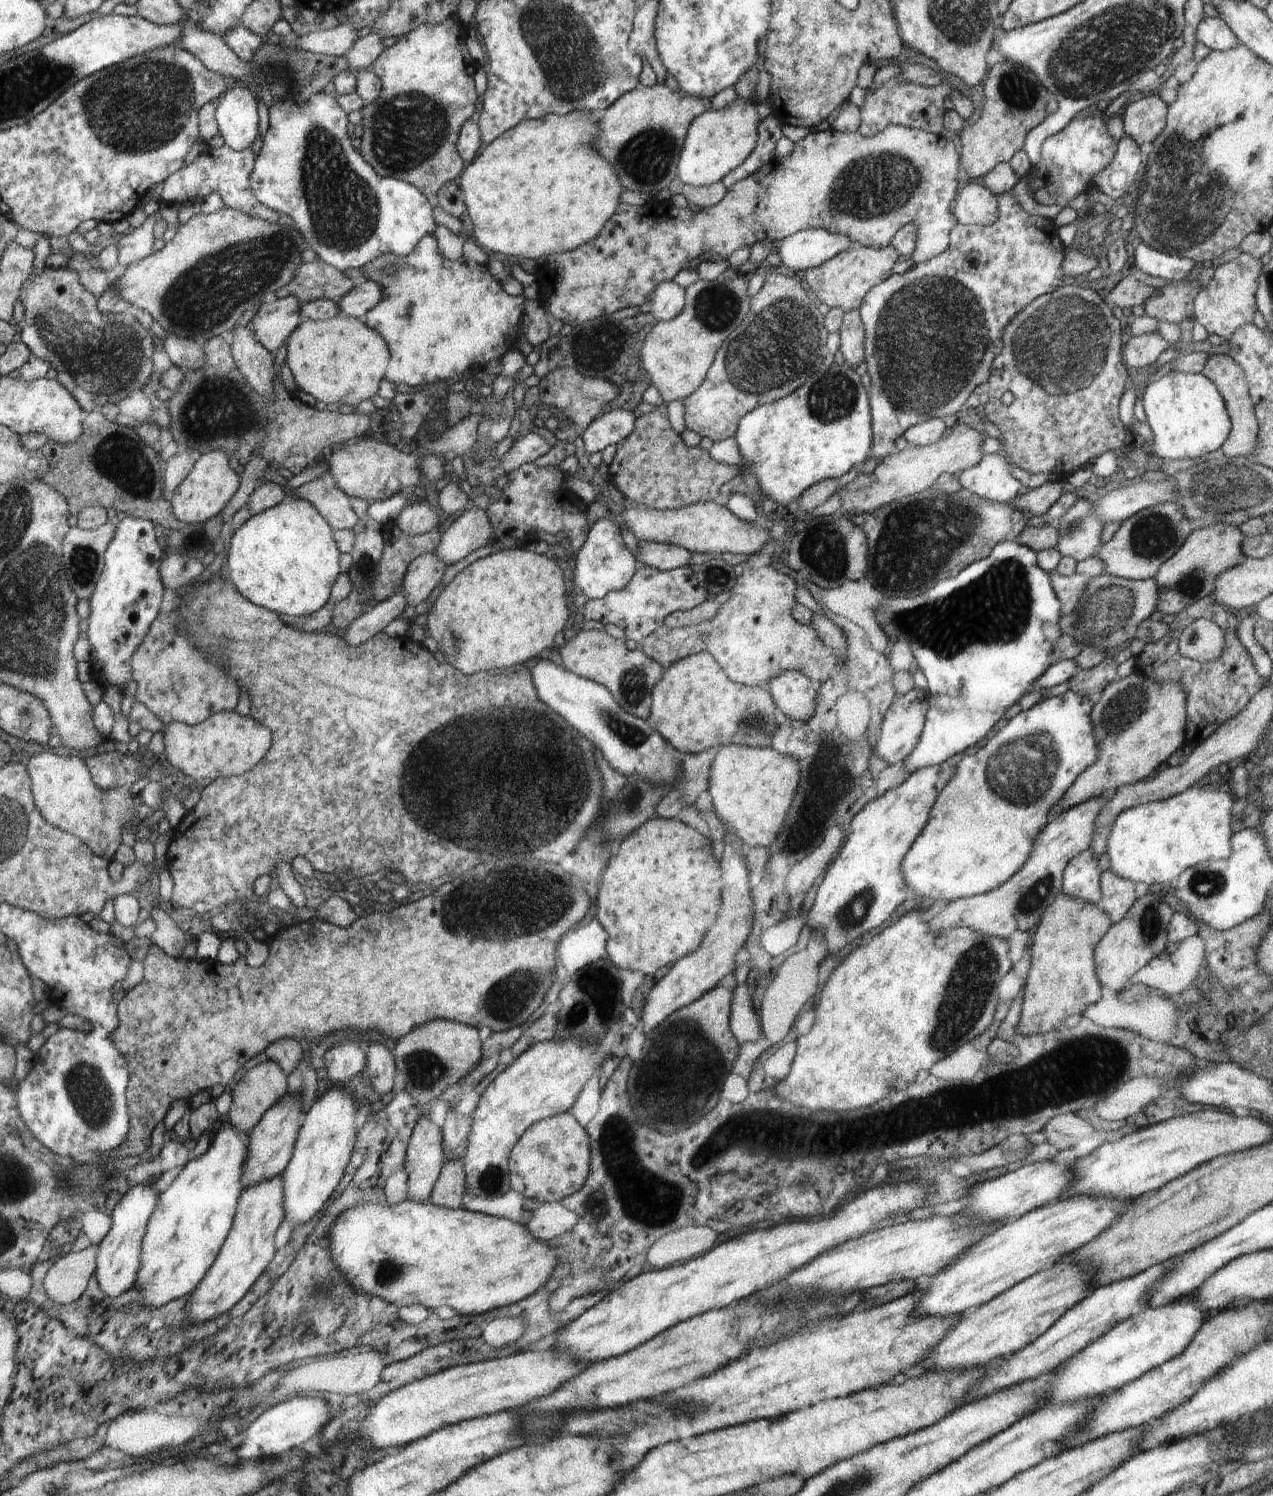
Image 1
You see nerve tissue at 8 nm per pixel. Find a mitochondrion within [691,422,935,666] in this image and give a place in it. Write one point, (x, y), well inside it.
(824, 552)

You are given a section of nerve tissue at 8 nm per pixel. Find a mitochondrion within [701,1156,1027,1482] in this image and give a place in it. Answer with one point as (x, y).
(800, 1307)

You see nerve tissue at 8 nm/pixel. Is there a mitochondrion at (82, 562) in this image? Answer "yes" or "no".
yes

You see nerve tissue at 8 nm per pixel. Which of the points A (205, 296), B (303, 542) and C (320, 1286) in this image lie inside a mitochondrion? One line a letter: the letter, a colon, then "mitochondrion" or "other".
A: mitochondrion
B: other
C: mitochondrion

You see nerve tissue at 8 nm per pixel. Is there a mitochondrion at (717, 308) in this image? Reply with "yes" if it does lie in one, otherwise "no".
yes

